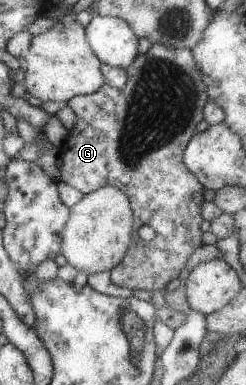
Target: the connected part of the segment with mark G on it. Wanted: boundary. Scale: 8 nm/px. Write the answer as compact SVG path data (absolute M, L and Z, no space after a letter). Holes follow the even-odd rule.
M153 43L147 52L139 53L135 57L135 60L126 68L126 73L128 79L123 88L116 89L109 85L103 85L97 92L88 95L77 95L67 101L67 104L75 111L76 121L72 125L71 130L69 130L69 138L67 138L65 145L61 149L61 181L73 186L73 188L83 192L85 195L95 192L101 187L113 187L118 188L129 197L132 215L134 216L131 242L119 267L110 270L110 279L115 286L121 286L125 289L131 288L133 290L150 290L153 292L165 289L169 282L179 277L179 273L187 264L191 254L202 246L201 235L203 230L201 230L201 221L203 218L201 212L205 202L203 198L204 186L185 166L183 155L185 148L187 148L187 143L196 133L195 126L204 119L204 106L209 98L206 84L203 82L203 75L199 70L199 65L195 62L191 49L176 49L165 46L163 43ZM141 226L152 226L154 228L156 234L151 241L144 241L139 237L137 231Z

